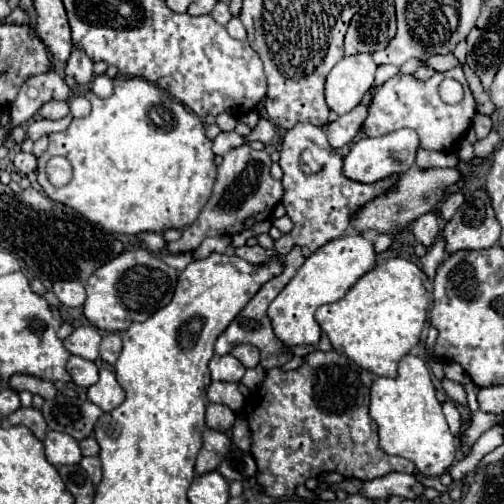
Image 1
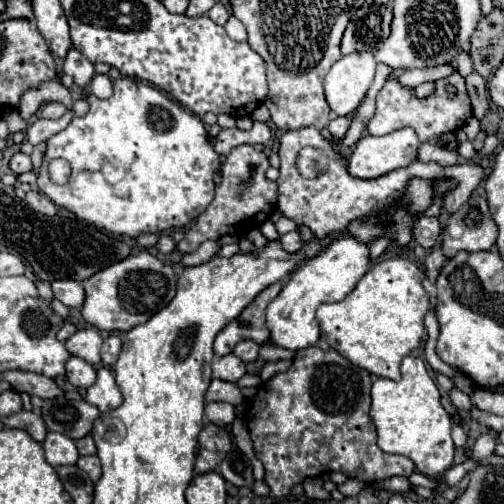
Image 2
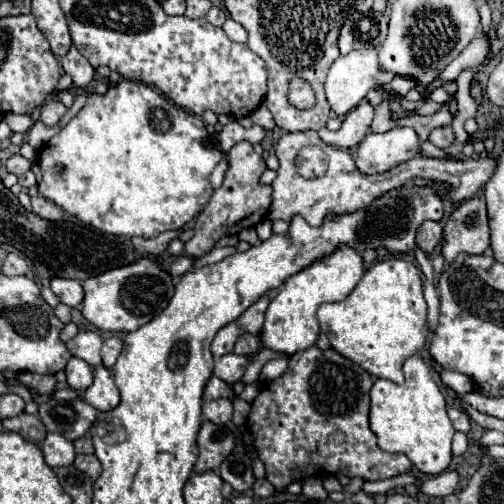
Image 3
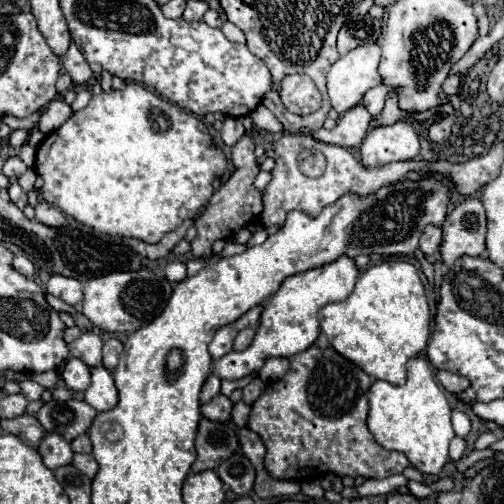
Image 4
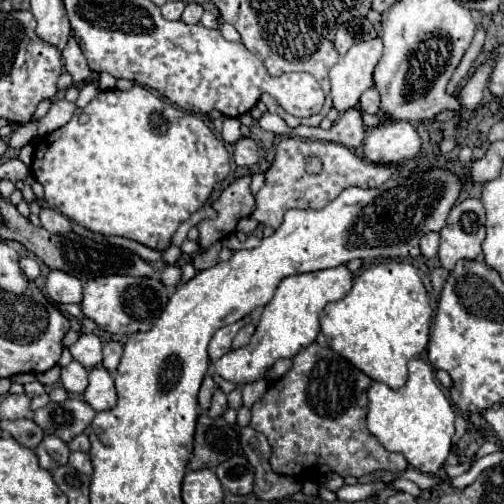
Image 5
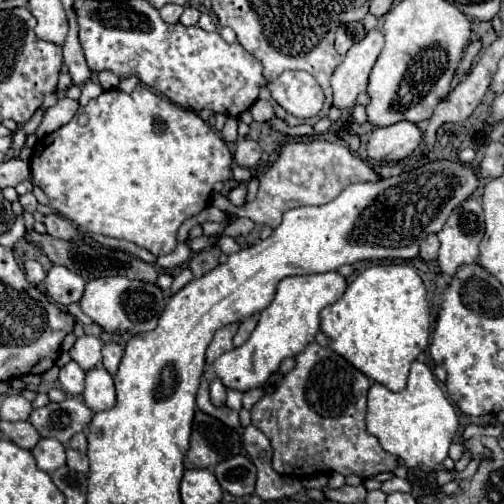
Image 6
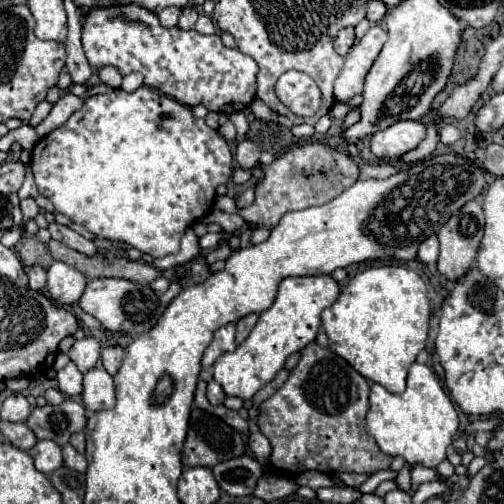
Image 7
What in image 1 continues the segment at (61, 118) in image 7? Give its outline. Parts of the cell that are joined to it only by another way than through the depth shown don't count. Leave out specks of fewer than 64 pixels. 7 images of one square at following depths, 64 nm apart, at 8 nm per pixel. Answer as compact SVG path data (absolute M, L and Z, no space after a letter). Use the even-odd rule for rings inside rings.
M50 100L50 102L46 102L46 104L38 110L38 114L40 114L42 118L50 118L50 120L60 120L60 118L64 118L68 112L70 112L68 104L66 104L66 102L58 102L58 100Z

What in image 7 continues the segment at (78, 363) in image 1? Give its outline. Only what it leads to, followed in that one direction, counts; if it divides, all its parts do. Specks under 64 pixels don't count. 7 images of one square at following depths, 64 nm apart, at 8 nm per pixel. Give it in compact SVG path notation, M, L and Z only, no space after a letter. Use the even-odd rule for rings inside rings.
M68 362L56 376L60 392L64 392L70 398L78 398L82 394L82 372L74 362Z

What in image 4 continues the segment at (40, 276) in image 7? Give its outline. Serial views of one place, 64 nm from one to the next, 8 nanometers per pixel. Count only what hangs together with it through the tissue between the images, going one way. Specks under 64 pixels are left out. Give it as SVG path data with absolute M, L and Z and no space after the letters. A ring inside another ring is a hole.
M16 256L16 258L12 260L12 268L18 270L20 274L28 276L28 278L34 276L34 266L32 266L32 262L30 262L26 256Z

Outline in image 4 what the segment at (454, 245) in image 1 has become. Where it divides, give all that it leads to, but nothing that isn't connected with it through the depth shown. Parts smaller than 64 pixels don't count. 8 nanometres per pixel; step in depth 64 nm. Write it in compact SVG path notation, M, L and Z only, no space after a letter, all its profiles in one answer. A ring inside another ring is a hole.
M466 198L446 216L442 232L444 236L440 244L440 254L446 266L452 266L460 256L482 256L486 250L486 212L482 202L478 198Z

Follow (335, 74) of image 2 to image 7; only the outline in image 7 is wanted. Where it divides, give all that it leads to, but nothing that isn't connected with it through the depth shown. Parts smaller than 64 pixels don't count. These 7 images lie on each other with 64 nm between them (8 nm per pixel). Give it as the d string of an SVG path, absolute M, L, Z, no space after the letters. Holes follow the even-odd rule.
M372 24L372 28L362 36L362 40L352 46L342 72L334 82L336 102L348 102L352 96L362 94L366 74L372 68L376 56L380 54L384 42L386 32L378 24Z

